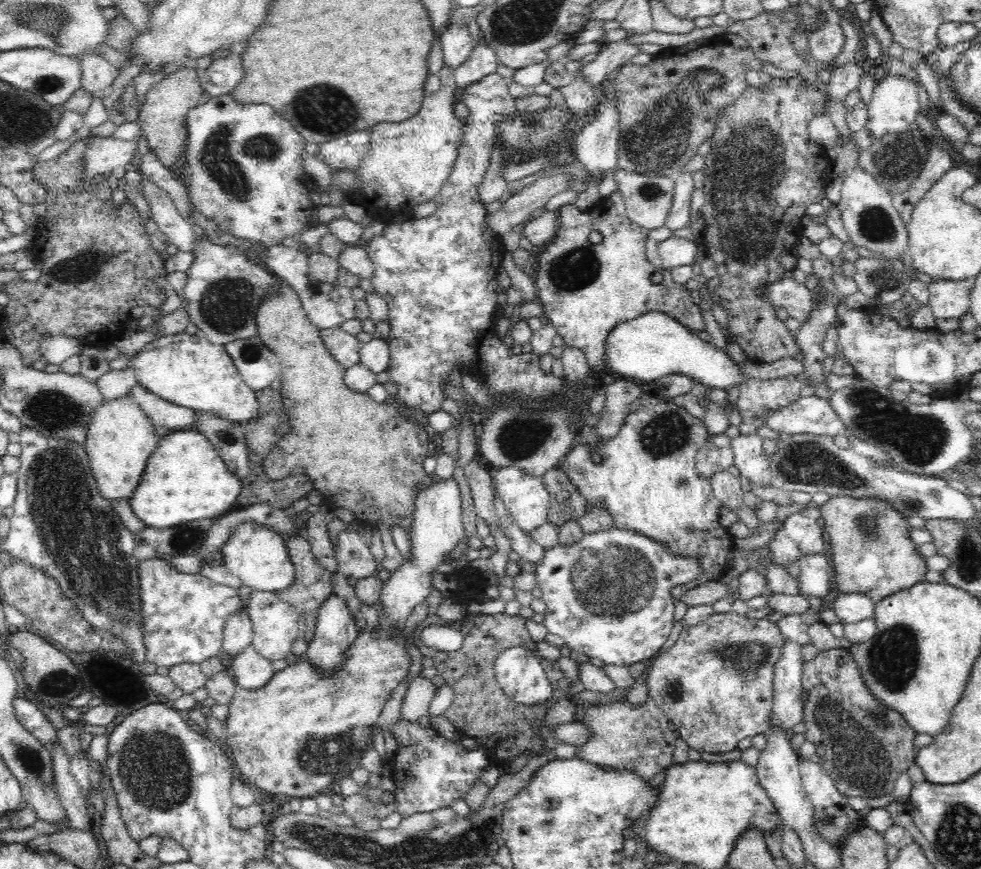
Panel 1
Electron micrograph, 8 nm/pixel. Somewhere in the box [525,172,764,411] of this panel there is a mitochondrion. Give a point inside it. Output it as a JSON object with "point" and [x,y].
{"point":[574,268]}

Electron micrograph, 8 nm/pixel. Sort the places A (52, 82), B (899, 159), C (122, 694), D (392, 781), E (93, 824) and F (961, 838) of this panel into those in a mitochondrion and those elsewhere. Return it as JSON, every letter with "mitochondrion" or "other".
{"A":"mitochondrion","B":"mitochondrion","C":"other","D":"other","E":"other","F":"mitochondrion"}

